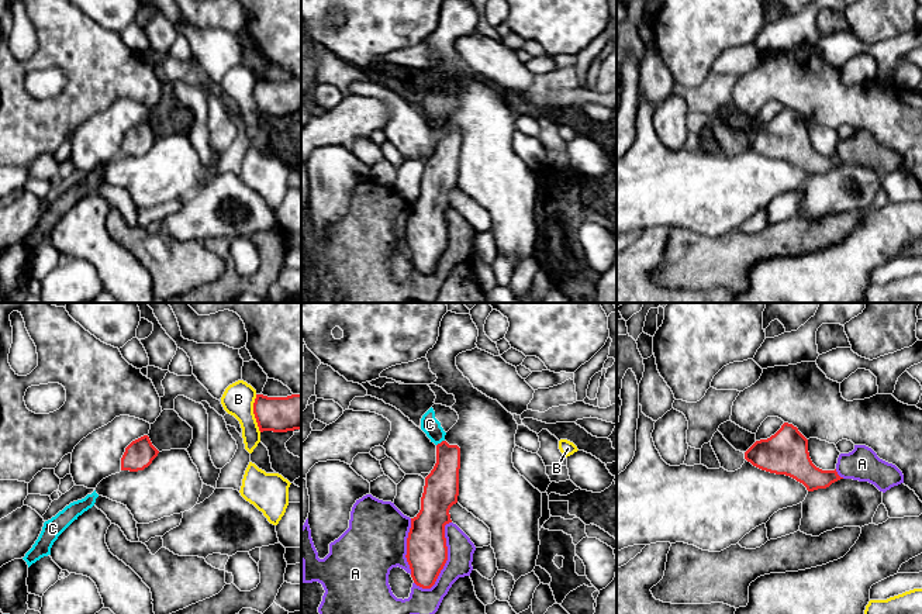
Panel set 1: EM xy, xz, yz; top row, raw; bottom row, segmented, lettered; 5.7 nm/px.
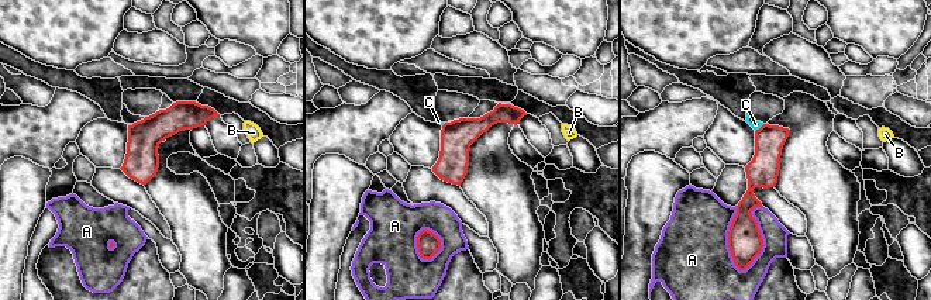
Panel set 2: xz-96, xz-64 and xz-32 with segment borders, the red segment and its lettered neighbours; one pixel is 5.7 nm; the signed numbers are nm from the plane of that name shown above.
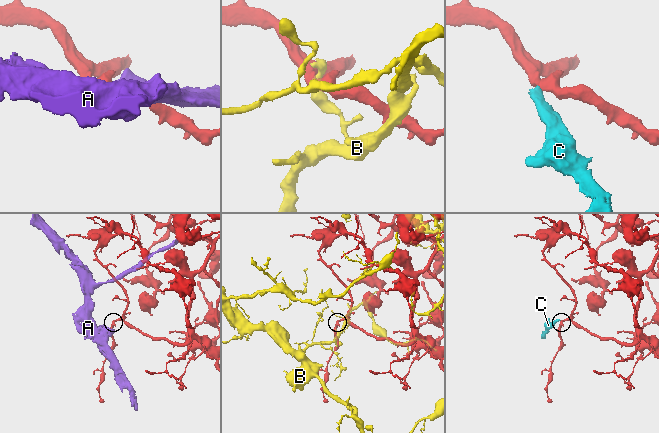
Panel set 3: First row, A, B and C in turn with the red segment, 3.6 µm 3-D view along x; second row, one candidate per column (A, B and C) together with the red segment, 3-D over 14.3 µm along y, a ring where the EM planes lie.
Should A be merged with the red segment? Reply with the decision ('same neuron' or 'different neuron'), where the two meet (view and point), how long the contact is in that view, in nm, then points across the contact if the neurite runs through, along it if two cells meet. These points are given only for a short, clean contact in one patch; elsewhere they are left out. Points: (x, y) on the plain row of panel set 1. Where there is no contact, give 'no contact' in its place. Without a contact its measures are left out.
different neuron | xz (446, 242) | 420 nm

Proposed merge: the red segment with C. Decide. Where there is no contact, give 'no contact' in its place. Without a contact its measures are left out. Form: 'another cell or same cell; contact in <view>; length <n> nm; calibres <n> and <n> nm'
another cell; contact in xz; length 60 nm; calibres 190 and 100 nm

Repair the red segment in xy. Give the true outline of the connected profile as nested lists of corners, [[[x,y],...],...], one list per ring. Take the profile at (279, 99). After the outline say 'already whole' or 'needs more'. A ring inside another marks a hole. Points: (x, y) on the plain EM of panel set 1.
[[[256,79],[253,99],[260,117],[301,115],[301,79],[287,82]]] | already whole

